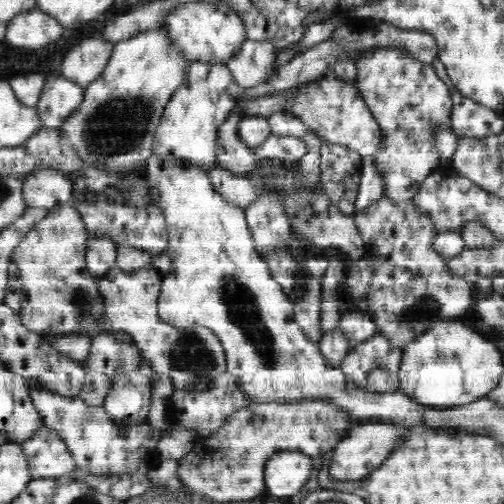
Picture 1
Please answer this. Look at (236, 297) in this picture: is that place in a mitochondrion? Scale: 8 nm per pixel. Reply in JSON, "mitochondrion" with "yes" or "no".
{"mitochondrion":"yes"}

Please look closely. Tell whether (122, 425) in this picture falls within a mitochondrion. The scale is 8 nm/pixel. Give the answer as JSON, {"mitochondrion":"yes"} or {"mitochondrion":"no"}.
{"mitochondrion":"no"}

